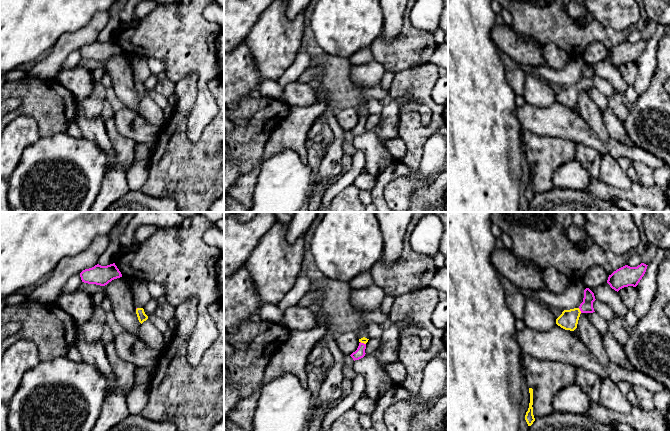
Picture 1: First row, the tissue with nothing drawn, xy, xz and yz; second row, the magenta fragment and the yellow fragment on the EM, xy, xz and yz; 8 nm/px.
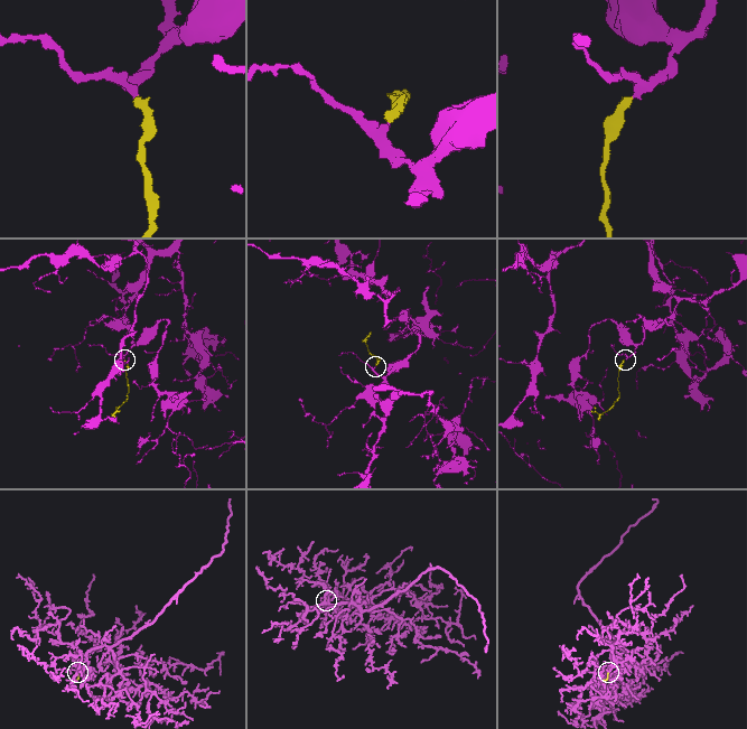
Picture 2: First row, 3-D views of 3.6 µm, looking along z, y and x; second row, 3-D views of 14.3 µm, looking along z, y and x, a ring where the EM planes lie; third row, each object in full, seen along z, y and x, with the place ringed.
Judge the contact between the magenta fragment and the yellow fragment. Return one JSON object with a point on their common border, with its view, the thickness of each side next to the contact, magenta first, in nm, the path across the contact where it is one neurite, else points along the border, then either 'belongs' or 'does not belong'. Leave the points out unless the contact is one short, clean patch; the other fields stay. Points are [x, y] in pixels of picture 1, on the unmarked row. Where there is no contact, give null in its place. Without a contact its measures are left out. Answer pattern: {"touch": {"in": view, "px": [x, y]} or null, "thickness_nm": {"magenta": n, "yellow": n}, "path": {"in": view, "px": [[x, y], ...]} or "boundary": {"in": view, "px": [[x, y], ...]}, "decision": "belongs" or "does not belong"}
{"touch": {"in": "yz", "px": [580, 86]}, "thickness_nm": {"magenta": 100, "yellow": 160}, "path": {"in": "yz", "px": [[586, 82], [580, 86], [568, 96]]}, "decision": "belongs"}

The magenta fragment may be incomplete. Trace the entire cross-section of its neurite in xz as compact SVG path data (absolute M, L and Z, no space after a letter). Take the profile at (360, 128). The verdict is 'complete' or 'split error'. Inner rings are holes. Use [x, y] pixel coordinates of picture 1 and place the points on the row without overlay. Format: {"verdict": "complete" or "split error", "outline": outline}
{"verdict": "split error", "outline": "M363 113L359 115L359 122L355 128L353 128L350 132L353 134L353 136L359 136L365 132L365 125L366 125L366 119L369 115Z"}

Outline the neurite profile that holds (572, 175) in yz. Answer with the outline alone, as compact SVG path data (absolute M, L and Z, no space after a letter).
M573 159L560 166L553 174L555 187L571 190L583 190L588 187L592 175L577 159Z

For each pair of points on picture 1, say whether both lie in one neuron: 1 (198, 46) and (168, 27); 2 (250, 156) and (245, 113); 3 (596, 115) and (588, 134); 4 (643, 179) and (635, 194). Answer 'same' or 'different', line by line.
1: same
2: same
3: different
4: different

